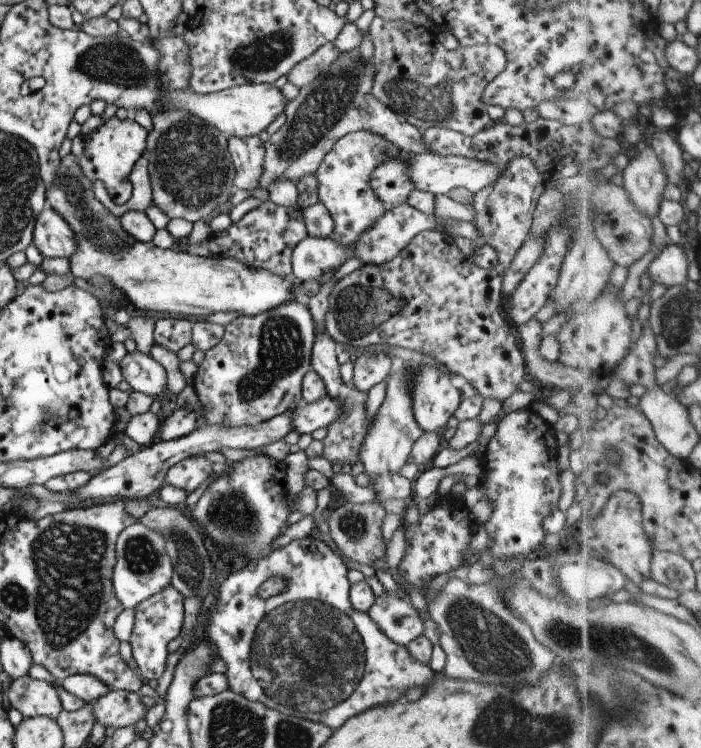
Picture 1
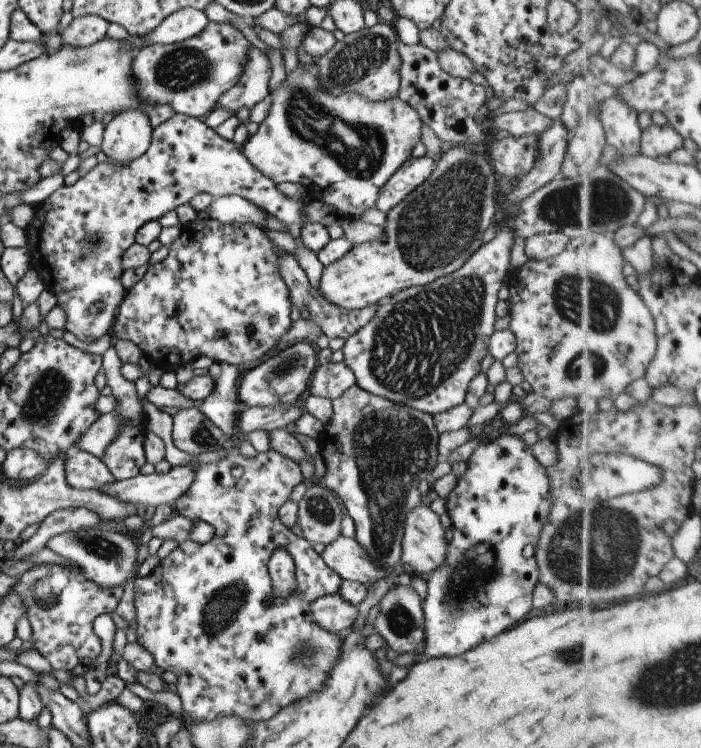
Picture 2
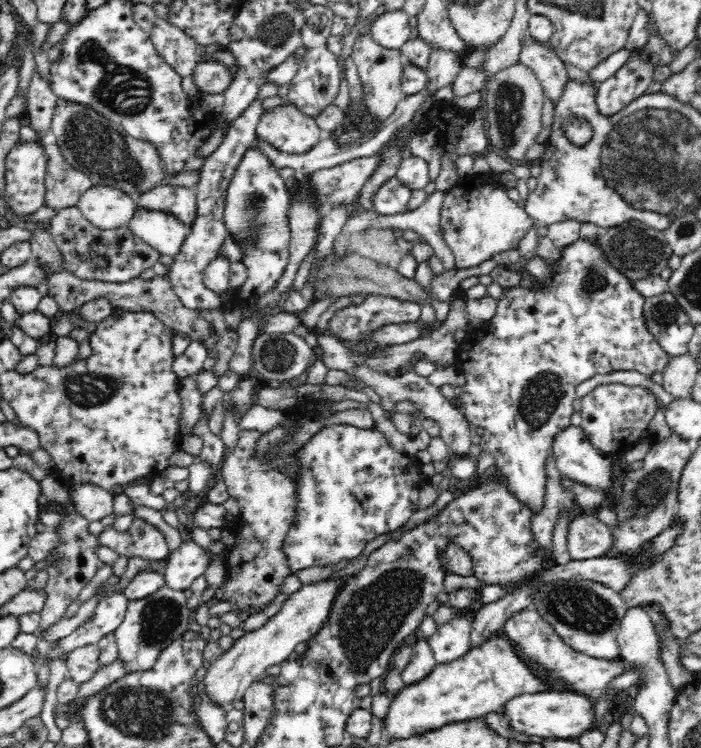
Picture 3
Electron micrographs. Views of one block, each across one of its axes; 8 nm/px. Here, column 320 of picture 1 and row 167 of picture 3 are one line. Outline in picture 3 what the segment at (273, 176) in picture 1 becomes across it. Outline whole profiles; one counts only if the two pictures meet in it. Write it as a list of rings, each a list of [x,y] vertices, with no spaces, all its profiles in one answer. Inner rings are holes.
[[[60,100],[51,120],[51,129],[64,160],[93,178],[98,185],[139,195],[160,186],[167,176],[152,143],[130,136],[121,124],[108,120],[90,106]]]

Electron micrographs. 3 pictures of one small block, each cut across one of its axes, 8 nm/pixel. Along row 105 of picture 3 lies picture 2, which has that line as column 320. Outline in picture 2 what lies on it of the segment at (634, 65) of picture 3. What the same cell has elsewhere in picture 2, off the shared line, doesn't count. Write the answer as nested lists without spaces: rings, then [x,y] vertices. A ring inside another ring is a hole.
[[[333,593],[314,600],[309,606],[313,622],[327,632],[338,633],[356,621],[358,607],[352,606],[340,594]]]

